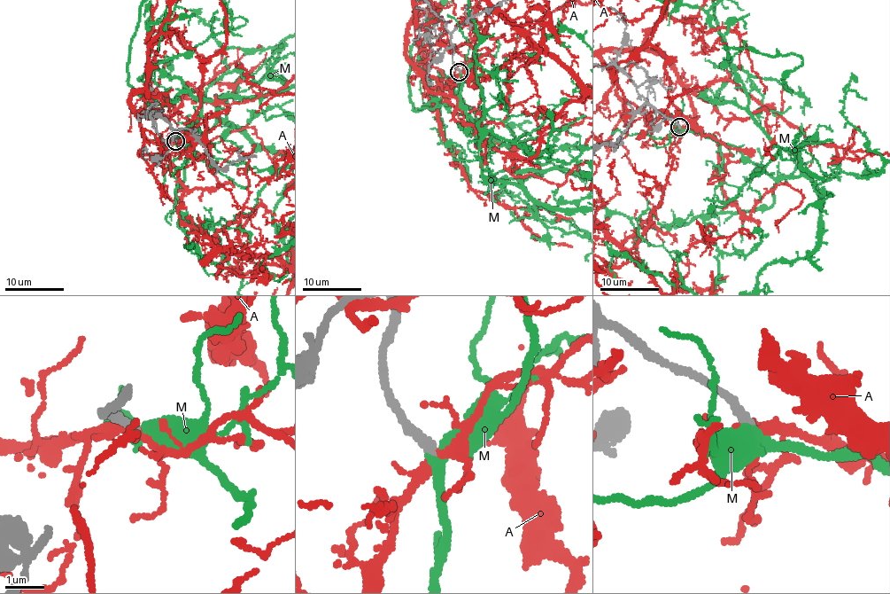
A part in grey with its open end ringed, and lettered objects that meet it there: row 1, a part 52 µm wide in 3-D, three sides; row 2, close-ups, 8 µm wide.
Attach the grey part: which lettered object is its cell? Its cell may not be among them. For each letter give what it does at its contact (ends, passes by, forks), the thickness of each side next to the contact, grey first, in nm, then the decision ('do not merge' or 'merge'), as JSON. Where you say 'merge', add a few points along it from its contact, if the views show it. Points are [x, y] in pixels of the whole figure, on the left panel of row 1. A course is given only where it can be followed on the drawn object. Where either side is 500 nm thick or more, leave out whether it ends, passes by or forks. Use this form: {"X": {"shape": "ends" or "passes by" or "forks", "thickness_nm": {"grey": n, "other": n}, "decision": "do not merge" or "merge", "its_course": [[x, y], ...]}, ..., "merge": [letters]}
{"A": {"shape": "forks", "thickness_nm": {"grey": 280, "other": 240}, "decision": "do not merge"}, "M": {"shape": "passes by", "thickness_nm": {"grey": 280, "other": 220}, "decision": "merge"}, "merge": ["M"]}

